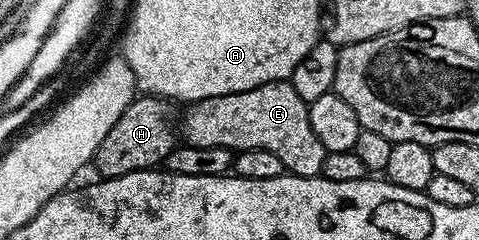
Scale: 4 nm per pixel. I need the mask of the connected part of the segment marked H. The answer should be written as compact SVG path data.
M138 95L133 102L119 115L119 123L107 131L107 139L99 143L97 154L93 156L92 164L102 178L122 177L128 173L138 173L144 169L152 169L168 162L169 154L175 148L173 142L173 125L169 122L168 100L152 95Z

